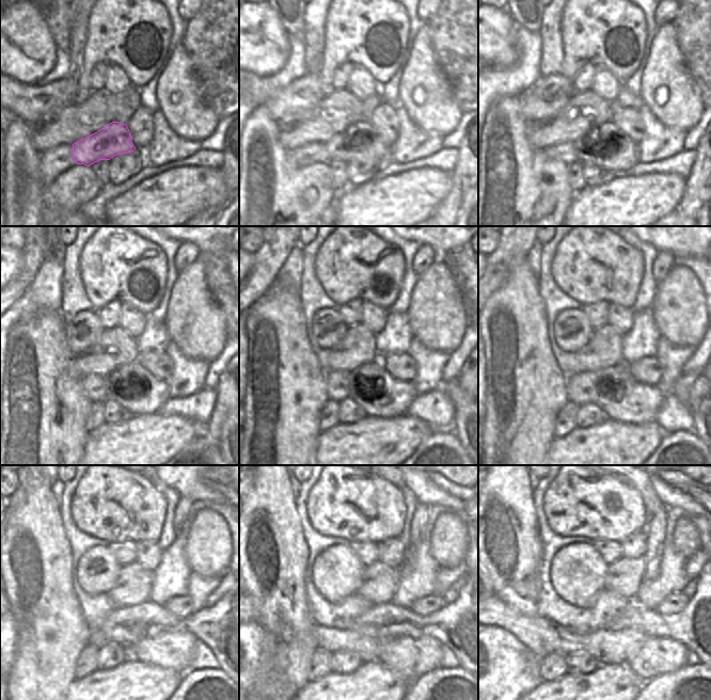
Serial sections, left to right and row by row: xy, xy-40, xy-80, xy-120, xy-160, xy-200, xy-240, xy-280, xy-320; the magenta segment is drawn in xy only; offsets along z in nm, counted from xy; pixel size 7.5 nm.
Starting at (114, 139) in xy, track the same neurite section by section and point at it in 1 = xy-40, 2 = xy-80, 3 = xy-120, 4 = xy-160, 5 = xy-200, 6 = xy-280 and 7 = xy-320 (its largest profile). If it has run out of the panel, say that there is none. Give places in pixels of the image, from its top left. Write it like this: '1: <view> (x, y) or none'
1: xy-40 (354, 143)
2: xy-80 (602, 155)
3: xy-120 (148, 401)
4: xy-160 (394, 399)
5: xy-200 (636, 403)
6: xy-280 (410, 657)
7: xy-320 (658, 656)

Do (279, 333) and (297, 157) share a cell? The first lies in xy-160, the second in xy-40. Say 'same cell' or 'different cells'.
different cells

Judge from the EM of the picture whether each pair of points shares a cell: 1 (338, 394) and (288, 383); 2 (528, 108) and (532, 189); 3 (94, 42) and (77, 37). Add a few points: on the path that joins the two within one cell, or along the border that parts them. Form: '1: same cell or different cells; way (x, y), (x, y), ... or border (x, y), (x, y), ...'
1: different cells; border (326, 371), (325, 379), (327, 396), (329, 398)
2: different cells; border (518, 97), (520, 113), (526, 122)
3: different cells; border (90, 15), (88, 18), (83, 62), (81, 64)

